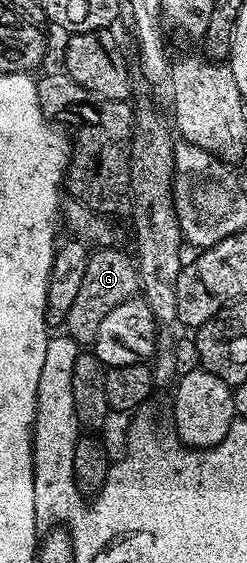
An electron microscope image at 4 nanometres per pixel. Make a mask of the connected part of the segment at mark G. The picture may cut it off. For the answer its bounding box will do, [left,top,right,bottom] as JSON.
[66,248,138,344]

